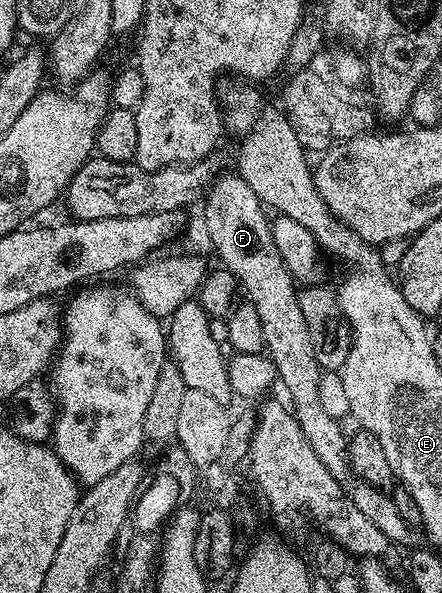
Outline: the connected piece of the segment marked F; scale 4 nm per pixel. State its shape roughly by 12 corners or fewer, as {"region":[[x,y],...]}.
{"region":[[239,173],[202,200],[217,257],[258,309],[310,449],[389,544],[423,544],[387,490],[350,478],[349,436],[269,212]]}

